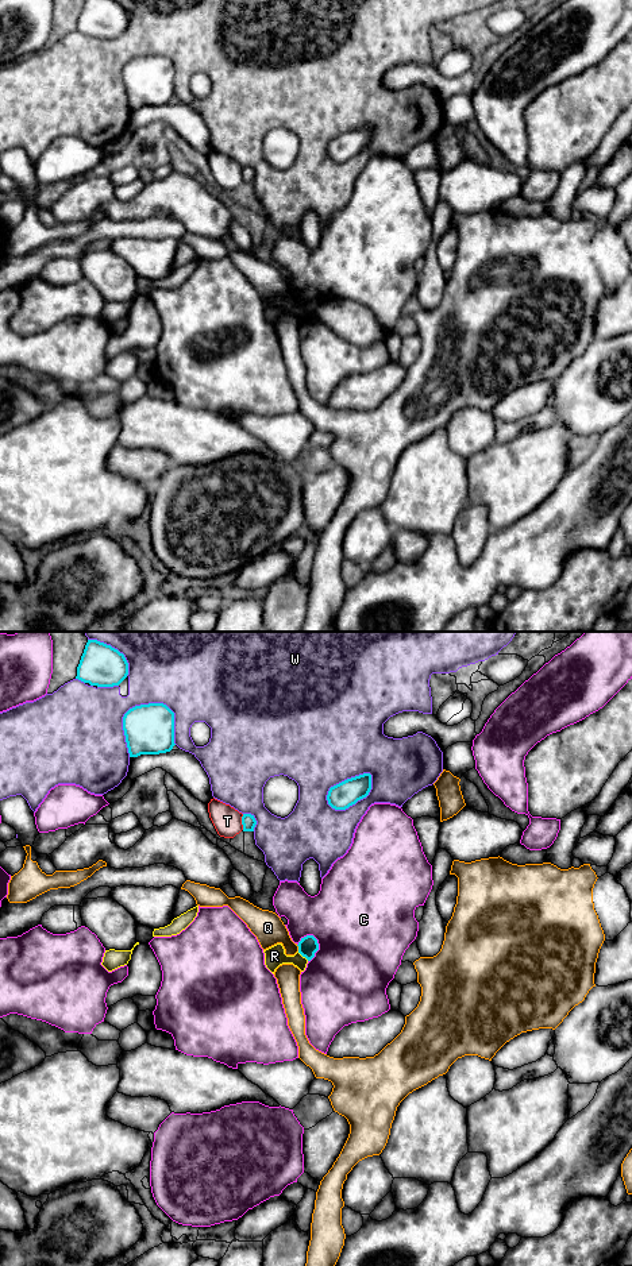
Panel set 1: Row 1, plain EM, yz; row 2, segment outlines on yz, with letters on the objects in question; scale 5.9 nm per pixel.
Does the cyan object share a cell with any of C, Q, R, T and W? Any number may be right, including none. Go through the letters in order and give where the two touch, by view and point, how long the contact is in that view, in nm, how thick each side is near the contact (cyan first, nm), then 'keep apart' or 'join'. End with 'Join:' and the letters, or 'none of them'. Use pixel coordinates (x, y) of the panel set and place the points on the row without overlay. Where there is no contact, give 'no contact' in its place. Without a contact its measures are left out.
C: yz (318, 300) | 170 nm | 120/500 nm | keep apart
Q: yz (299, 300) | 40 nm | 120/180 nm | keep apart
R: yz (303, 308) | 90 nm | 120/120 nm | keep apart
T: yz (242, 174) | 100 nm | 90/170 nm | keep apart
W: yz (124, 68) | 380 nm | 300/460 nm | keep apart
Join: none of them

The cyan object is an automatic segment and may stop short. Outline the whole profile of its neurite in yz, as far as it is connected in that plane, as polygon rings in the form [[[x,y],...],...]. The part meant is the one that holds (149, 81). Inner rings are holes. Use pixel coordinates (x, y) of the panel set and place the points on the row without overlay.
[[[163,55],[130,61],[123,69],[123,82],[130,109],[166,105],[176,97],[174,65]]]

